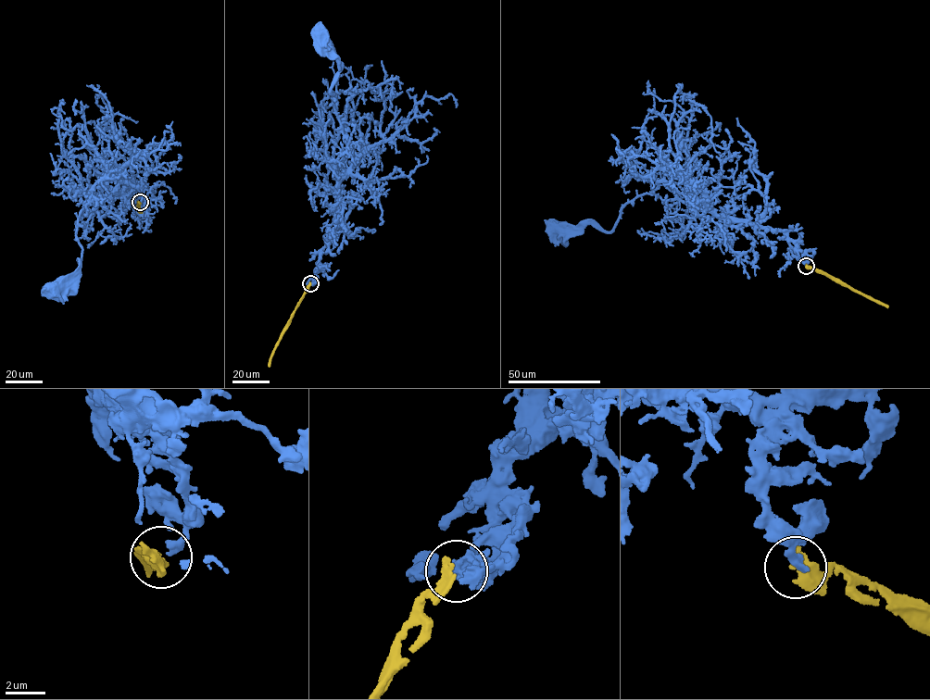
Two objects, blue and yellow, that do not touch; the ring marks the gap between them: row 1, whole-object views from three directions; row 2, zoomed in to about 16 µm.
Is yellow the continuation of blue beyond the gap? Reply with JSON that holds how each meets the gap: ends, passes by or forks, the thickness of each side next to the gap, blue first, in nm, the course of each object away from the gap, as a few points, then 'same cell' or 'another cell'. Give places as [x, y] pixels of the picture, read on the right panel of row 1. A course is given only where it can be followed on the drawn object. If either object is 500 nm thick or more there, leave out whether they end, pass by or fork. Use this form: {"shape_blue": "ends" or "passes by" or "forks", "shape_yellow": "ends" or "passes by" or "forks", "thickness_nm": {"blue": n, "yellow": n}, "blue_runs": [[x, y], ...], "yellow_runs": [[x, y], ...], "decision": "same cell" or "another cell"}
{"shape_blue": "ends", "shape_yellow": "passes by", "thickness_nm": {"blue": 400, "yellow": 320}, "blue_runs": [[807, 266], [802, 253], [783, 231], [656, 194], [646, 193], [633, 199], [608, 232], [590, 223], [554, 229]], "yellow_runs": [[806, 266], [825, 272], [888, 306]], "decision": "another cell"}

